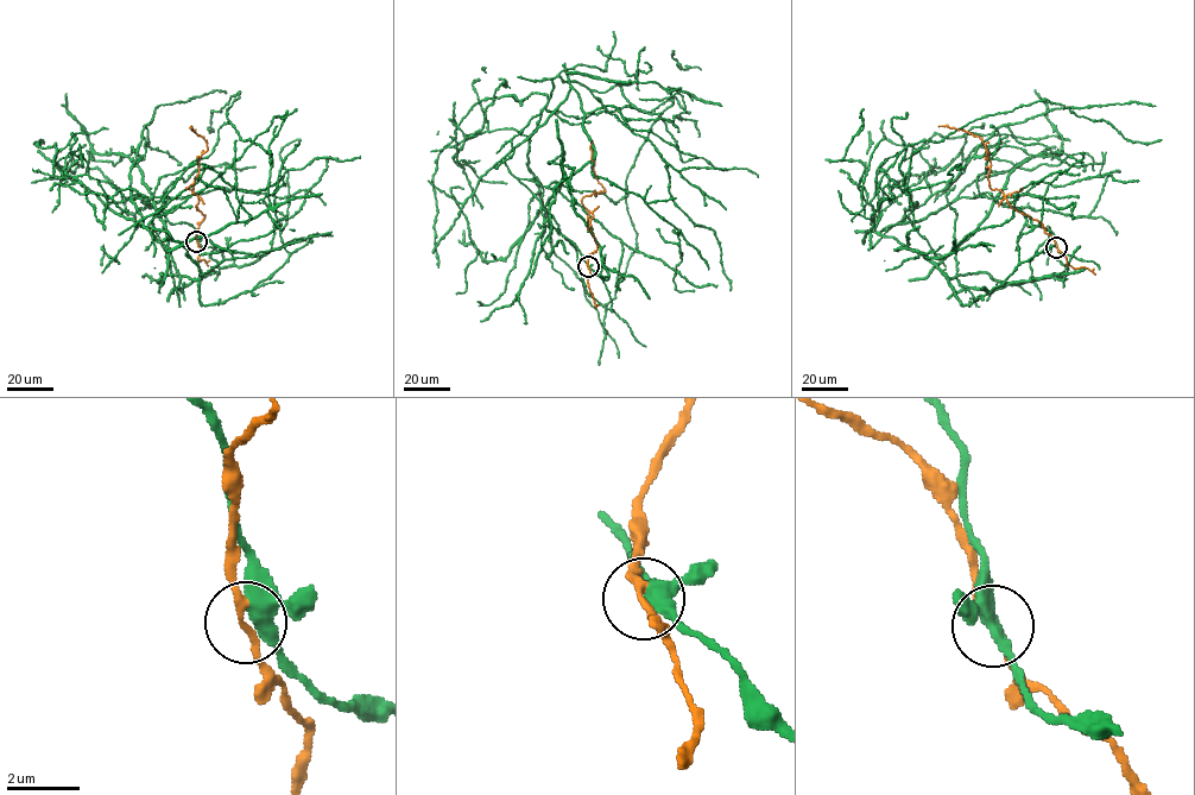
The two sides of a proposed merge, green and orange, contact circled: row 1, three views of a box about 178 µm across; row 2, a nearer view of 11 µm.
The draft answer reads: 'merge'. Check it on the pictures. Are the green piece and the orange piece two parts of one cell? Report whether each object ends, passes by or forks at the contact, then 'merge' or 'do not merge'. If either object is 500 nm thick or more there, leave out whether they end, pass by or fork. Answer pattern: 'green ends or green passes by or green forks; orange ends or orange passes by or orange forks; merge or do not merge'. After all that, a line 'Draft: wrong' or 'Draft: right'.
green forks; orange passes by; do not merge
Draft: wrong

